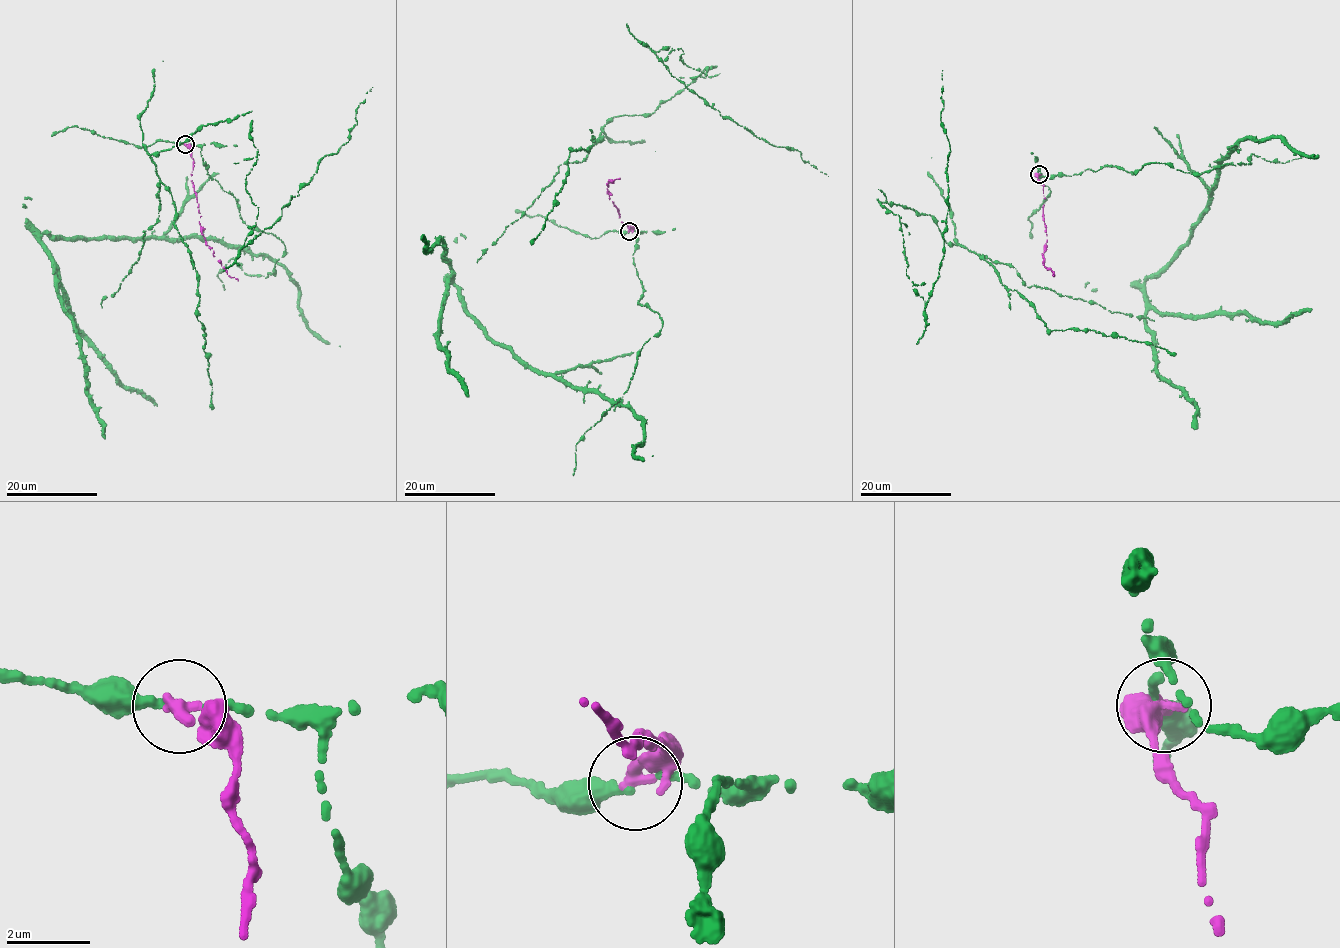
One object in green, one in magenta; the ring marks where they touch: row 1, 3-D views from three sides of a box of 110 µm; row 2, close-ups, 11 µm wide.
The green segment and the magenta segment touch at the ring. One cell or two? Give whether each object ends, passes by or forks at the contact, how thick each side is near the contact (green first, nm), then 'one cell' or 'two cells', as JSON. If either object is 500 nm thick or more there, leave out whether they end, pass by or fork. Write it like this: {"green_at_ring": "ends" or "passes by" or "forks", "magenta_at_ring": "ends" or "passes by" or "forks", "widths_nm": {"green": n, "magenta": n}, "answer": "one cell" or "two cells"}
{"green_at_ring": "passes by", "magenta_at_ring": "ends", "widths_nm": {"green": 180, "magenta": 360}, "answer": "two cells"}

